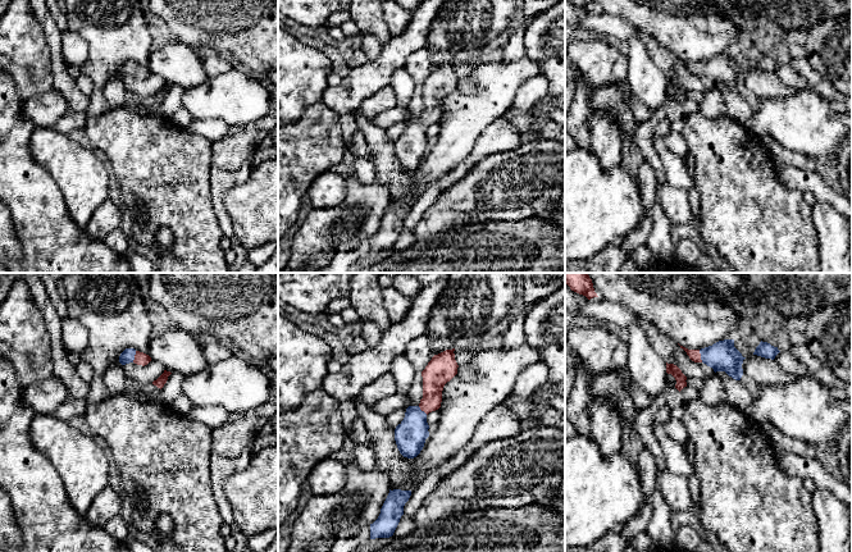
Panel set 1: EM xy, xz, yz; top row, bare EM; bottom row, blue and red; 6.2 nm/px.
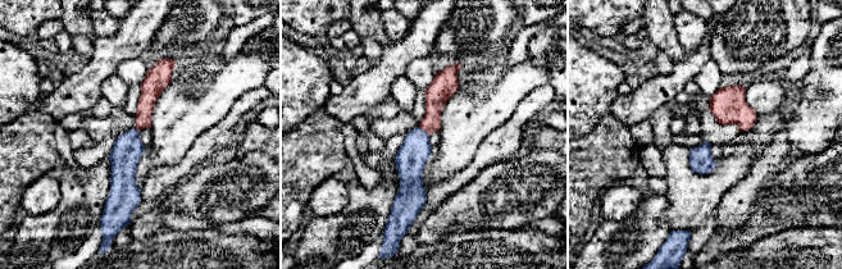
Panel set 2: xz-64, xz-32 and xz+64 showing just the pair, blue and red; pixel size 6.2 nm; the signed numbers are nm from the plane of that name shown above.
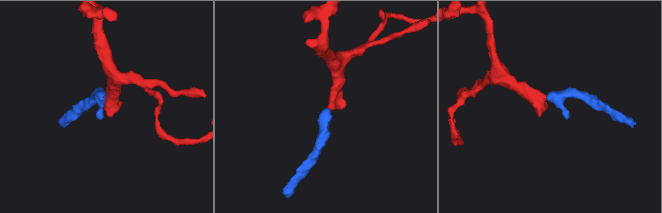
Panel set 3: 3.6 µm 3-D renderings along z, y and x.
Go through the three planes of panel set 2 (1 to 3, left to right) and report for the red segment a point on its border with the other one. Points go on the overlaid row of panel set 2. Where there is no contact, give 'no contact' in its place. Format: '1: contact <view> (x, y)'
1: no contact
2: contact xz-32 (422, 130)
3: no contact

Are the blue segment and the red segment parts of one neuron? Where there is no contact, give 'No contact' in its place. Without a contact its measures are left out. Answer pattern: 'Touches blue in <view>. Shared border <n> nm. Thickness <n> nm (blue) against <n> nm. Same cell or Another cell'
Touches blue in yz. Shared border 80 nm. Thickness 190 nm (blue) against 70 nm. Same cell

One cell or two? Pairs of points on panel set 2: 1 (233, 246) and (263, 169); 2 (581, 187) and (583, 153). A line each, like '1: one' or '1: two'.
1: two
2: one

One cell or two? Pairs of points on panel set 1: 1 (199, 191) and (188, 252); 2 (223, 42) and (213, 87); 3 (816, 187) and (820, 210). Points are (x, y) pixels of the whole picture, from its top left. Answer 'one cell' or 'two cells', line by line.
1: one cell
2: two cells
3: two cells

